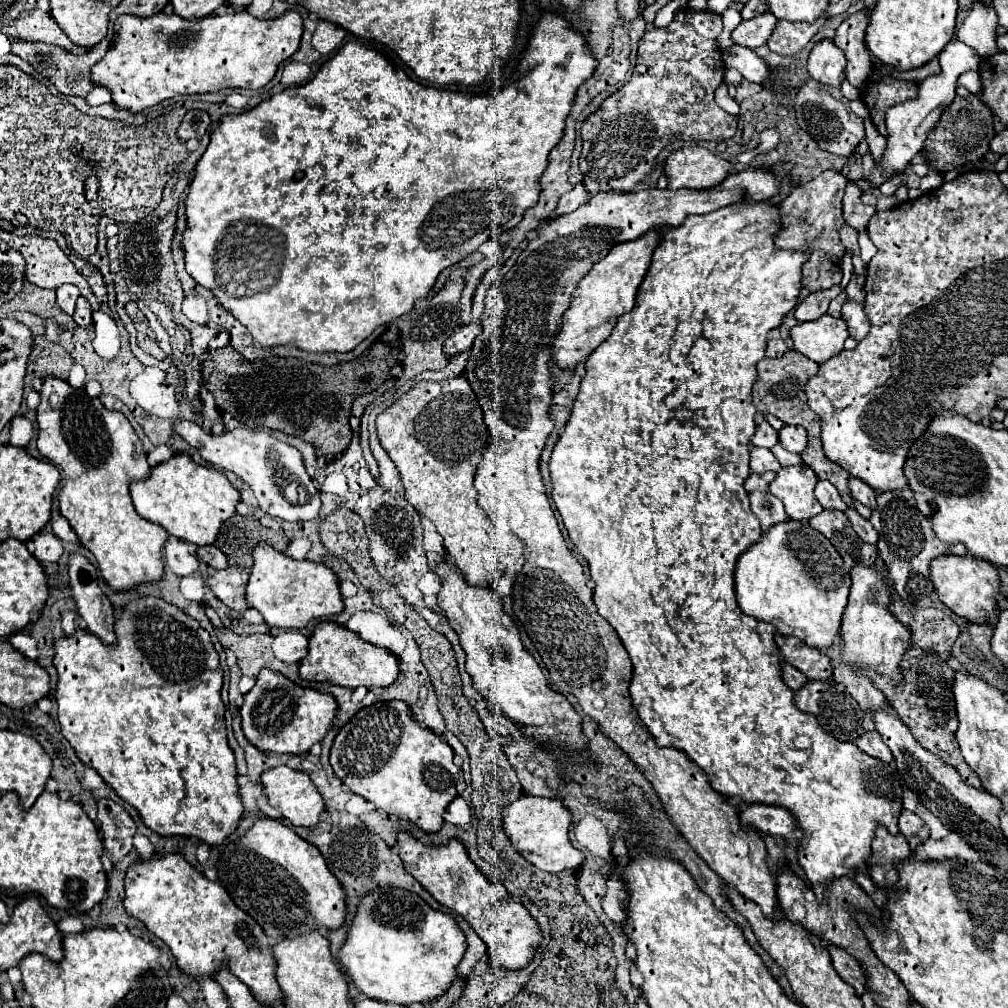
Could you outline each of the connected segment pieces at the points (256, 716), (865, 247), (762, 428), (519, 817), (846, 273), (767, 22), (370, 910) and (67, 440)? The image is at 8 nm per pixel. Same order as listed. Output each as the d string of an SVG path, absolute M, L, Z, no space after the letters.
M269 668L261 670L257 684L245 694L241 706L243 734L259 750L271 750L277 754L305 754L327 734L329 724L335 718L335 696L315 688L303 688L283 674Z
M859 232L859 248L861 248L861 260L867 264L873 256L875 256L875 252L877 252L877 248L875 248L875 244L869 240L869 236L867 236L867 232Z
M761 422L751 438L751 444L753 446L763 446L763 448L773 448L775 444L779 442L779 436L777 436L777 430L769 424L769 422Z
M523 794L515 802L511 802L505 812L505 832L513 844L513 848L533 866L545 872L561 872L565 868L579 868L583 862L583 852L573 848L569 840L569 824L571 812L557 798L537 798Z
M849 251L845 253L845 256L843 256L842 270L843 278L839 285L843 290L845 290L853 275L852 254Z
M765 12L757 18L743 20L731 34L733 44L745 46L745 48L757 48L767 44L767 38L771 36L773 28L777 24L777 18L771 12Z
M379 886L357 904L357 914L339 950L339 964L365 996L411 1004L439 998L451 986L465 950L465 934L449 914L433 910L409 890Z
M45 378L45 382L41 382L39 396L41 404L35 410L39 424L37 450L61 470L63 480L57 496L61 514L77 532L81 544L93 552L103 578L113 590L129 590L139 582L159 580L163 576L161 548L169 534L161 526L141 518L131 502L129 482L147 478L151 470L143 444L135 434L133 426L123 412L105 408L99 398L87 396L85 390L71 386L67 380L61 378Z

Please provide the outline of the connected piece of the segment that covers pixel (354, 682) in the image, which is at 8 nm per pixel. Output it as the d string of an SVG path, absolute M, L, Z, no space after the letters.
M319 622L309 638L309 652L299 664L299 674L303 680L333 682L345 688L383 688L391 686L399 676L399 660L385 648L365 642L355 632L339 626L335 622Z

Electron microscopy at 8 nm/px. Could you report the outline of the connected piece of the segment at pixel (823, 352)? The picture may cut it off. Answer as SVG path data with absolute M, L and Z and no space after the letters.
M829 314L791 328L793 348L817 364L823 364L825 360L841 352L847 338L849 328L845 326L843 318L833 318Z

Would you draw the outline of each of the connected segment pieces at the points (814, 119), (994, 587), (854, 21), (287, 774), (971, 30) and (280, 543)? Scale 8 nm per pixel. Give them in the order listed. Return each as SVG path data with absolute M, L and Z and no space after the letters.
M807 80L797 92L795 112L797 112L797 124L819 144L821 150L827 150L831 154L851 156L857 144L865 138L863 120L853 112L849 112L849 102L843 98L839 88L831 88L815 80Z
M939 556L931 562L931 580L939 594L939 600L957 616L965 618L971 624L995 622L995 616L999 614L997 594L1001 580L993 564L973 556Z
M865 10L849 16L847 20L841 22L835 34L835 44L843 50L847 58L847 80L861 88L869 76L871 70L871 56L869 50L865 48L865 28L867 28L869 16Z
M281 764L281 766L265 770L261 774L261 784L263 784L263 790L269 798L269 804L273 808L277 808L283 814L283 818L289 820L293 826L311 828L319 822L319 814L323 812L323 798L305 772L299 772L299 770L293 770L289 766Z
M973 2L973 10L965 18L963 26L957 30L957 38L967 46L975 48L979 56L991 56L997 52L995 28L997 28L997 14L993 6L985 2Z
M233 514L221 526L221 530L217 534L217 540L213 544L229 558L229 564L251 566L253 564L251 550L261 540L271 544L279 552L285 552L285 548L289 544L289 540L283 532L275 532L271 528L265 528L265 526L259 524L259 520L239 516L239 514Z

